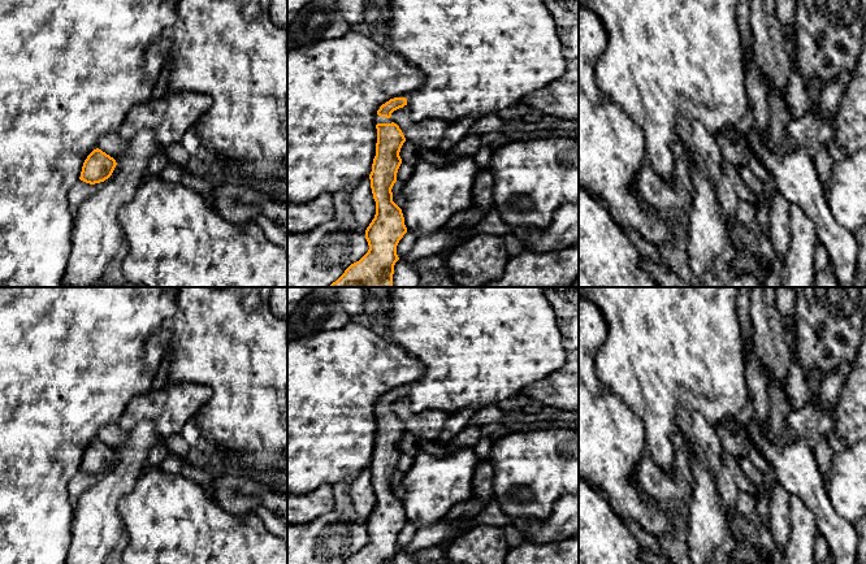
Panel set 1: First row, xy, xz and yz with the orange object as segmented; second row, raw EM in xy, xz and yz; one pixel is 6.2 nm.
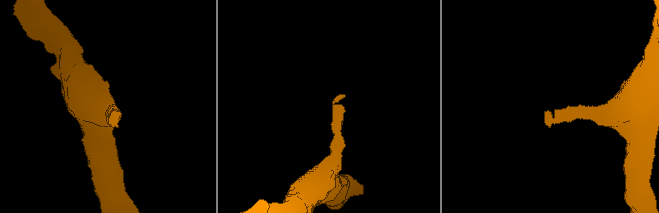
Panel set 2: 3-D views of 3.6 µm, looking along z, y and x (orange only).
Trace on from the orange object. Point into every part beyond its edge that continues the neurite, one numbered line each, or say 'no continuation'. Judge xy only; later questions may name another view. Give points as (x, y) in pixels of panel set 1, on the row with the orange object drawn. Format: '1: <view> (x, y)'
no continuation

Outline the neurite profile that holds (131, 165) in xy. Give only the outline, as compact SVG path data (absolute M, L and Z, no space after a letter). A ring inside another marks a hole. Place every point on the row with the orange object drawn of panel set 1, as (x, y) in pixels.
M140 130L126 143L126 152L116 161L117 177L85 200L75 214L72 252L64 274L69 287L88 287L104 279L105 269L126 242L120 209L133 199L150 159L163 149L152 130Z

